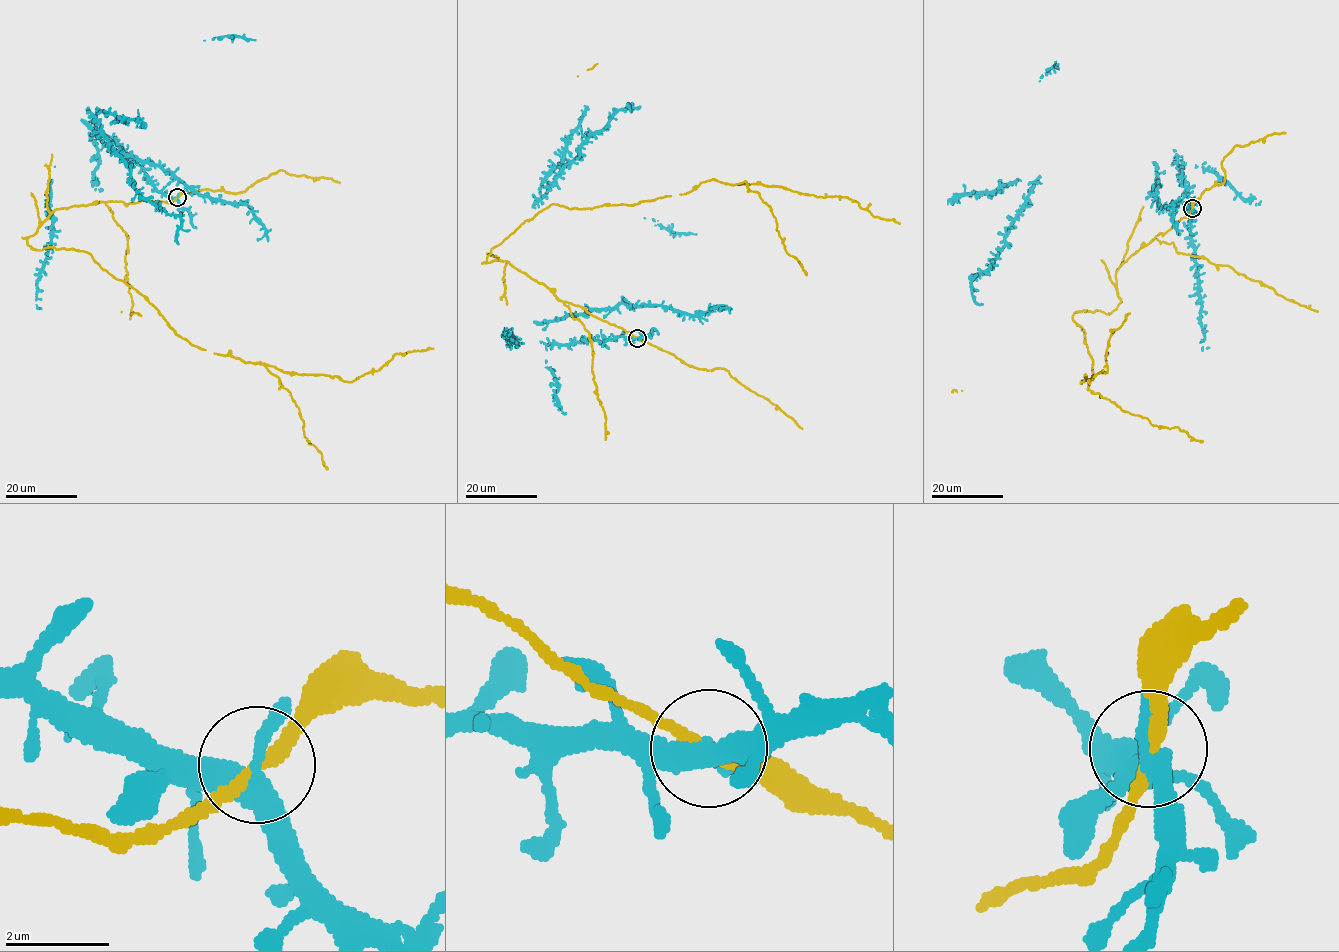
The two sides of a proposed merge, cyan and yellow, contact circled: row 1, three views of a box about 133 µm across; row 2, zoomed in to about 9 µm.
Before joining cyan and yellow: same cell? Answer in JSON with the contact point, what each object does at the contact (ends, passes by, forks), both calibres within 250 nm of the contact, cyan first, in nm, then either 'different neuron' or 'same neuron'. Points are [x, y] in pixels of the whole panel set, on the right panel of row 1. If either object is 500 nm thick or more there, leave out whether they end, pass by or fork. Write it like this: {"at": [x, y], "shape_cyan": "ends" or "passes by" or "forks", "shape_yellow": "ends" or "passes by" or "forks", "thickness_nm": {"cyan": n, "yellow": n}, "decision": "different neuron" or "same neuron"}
{"at": [1192, 208], "shape_cyan": "forks", "shape_yellow": "passes by", "thickness_nm": {"cyan": 360, "yellow": 240}, "decision": "same neuron"}

